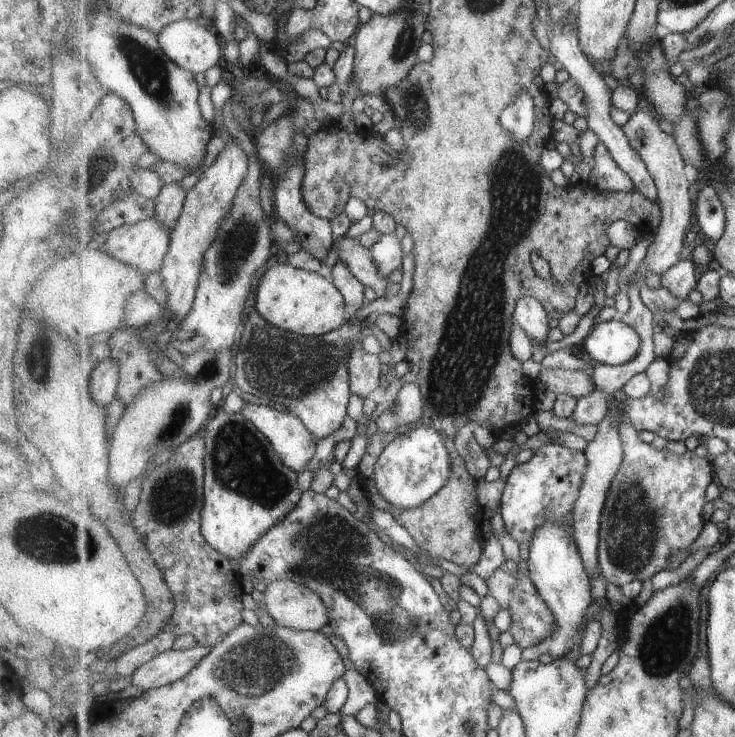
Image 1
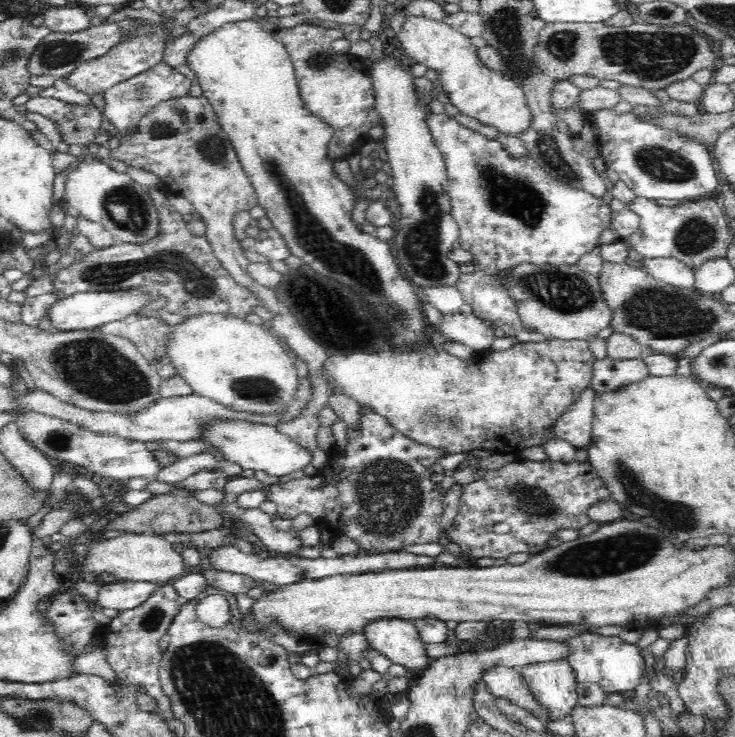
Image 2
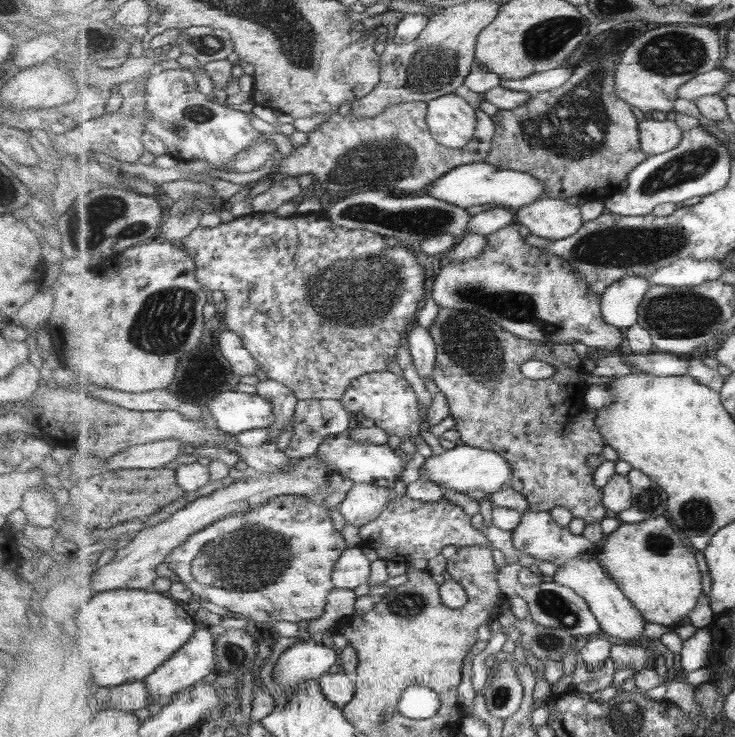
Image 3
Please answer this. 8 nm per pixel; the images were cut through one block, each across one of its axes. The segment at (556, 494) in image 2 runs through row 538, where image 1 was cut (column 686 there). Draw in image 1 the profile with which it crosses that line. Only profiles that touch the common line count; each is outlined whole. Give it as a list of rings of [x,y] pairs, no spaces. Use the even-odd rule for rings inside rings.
[[[621,410],[619,430],[624,442],[624,461],[605,503],[600,530],[599,566],[606,583],[611,582],[622,588],[636,580],[653,578],[657,572],[667,569],[671,552],[679,549],[688,551],[693,546],[706,523],[703,506],[707,502],[707,488],[716,480],[708,456],[697,457],[689,451],[678,455],[666,448],[655,450],[650,443],[639,438],[640,431]]]

